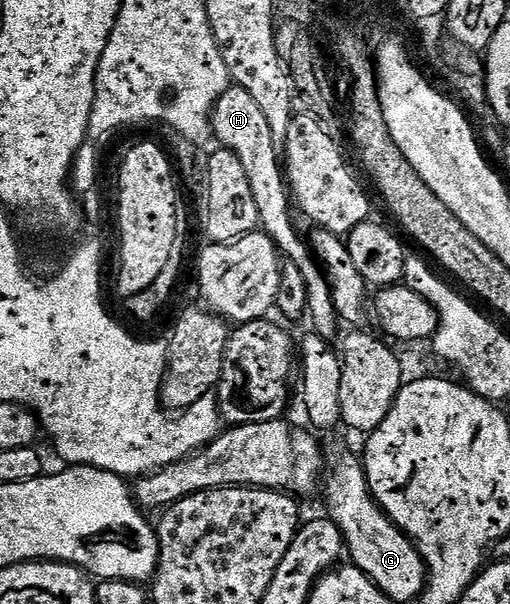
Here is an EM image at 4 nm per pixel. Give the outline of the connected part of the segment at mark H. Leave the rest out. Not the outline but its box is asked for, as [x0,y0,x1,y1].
[212,85,317,273]

